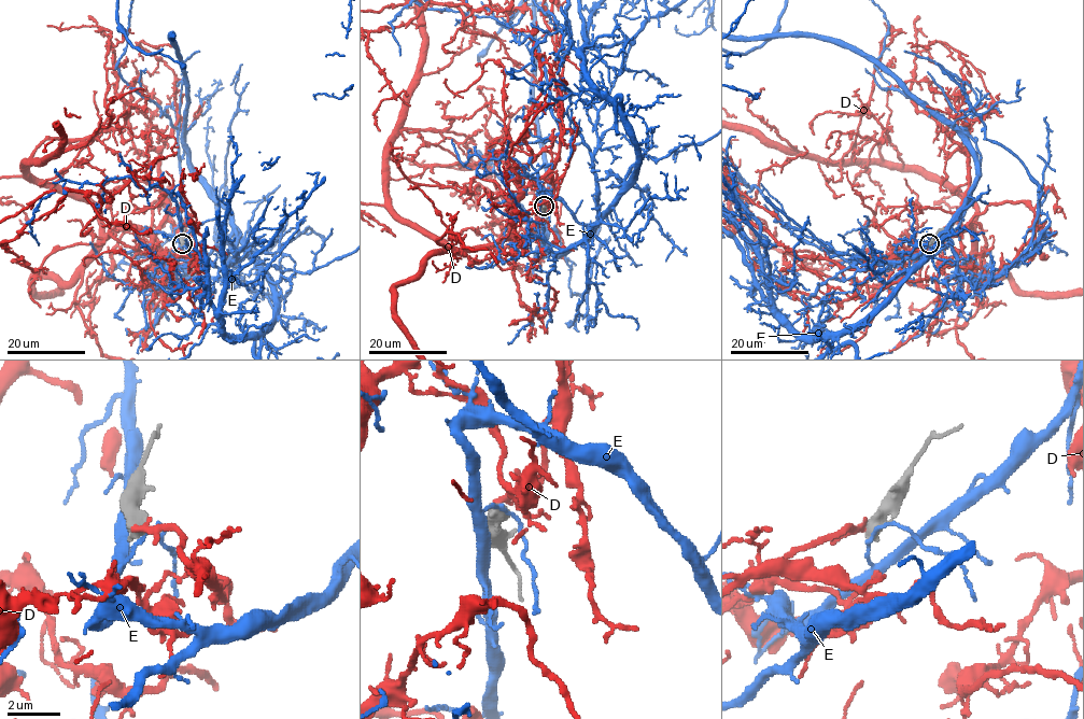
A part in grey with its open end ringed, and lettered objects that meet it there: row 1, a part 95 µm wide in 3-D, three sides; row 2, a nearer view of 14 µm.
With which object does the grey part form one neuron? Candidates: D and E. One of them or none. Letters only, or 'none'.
D

